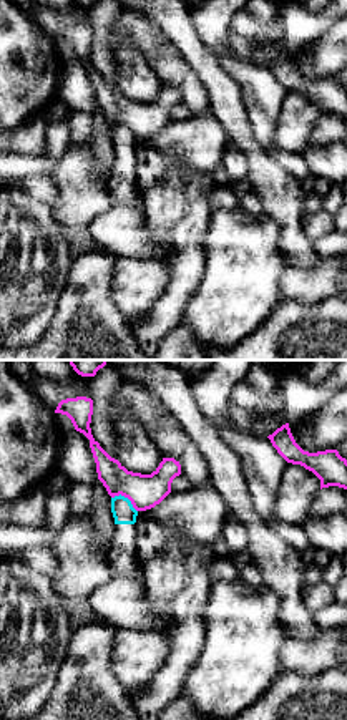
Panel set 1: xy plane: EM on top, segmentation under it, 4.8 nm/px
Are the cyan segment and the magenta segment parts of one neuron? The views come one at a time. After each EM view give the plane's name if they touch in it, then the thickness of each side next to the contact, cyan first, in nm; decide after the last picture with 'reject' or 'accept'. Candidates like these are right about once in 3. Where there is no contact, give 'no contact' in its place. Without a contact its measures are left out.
xy | 110/170 nm

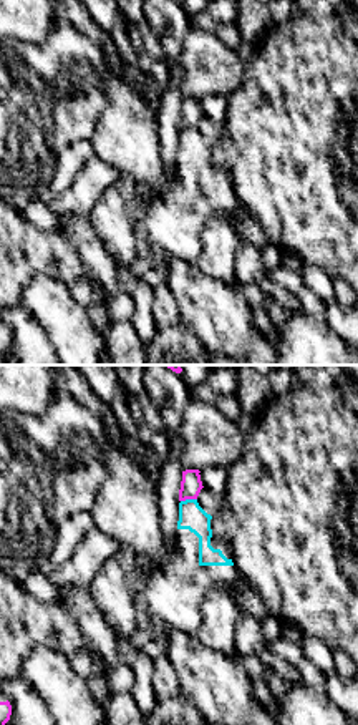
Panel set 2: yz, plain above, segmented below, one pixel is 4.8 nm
yz | 130/110 nm

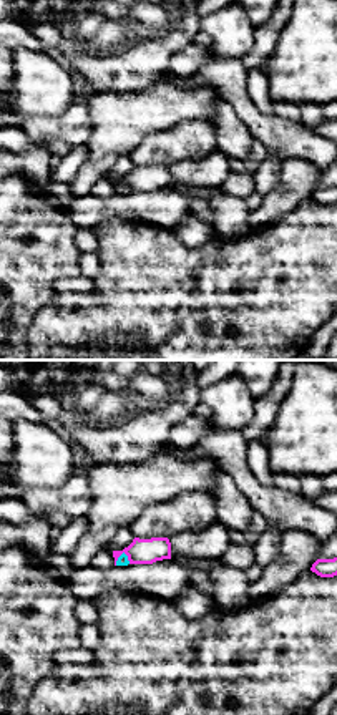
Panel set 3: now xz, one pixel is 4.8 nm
xz | 50/130 nm

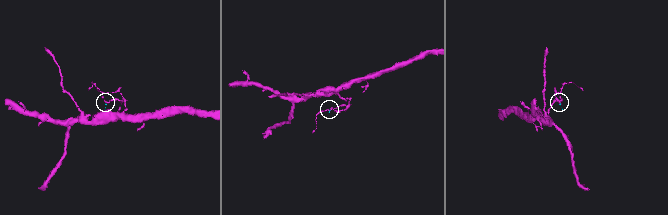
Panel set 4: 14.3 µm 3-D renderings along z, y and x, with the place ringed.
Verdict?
reject

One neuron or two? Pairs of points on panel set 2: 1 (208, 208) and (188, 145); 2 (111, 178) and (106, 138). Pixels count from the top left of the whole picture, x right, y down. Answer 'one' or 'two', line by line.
1: one
2: two

